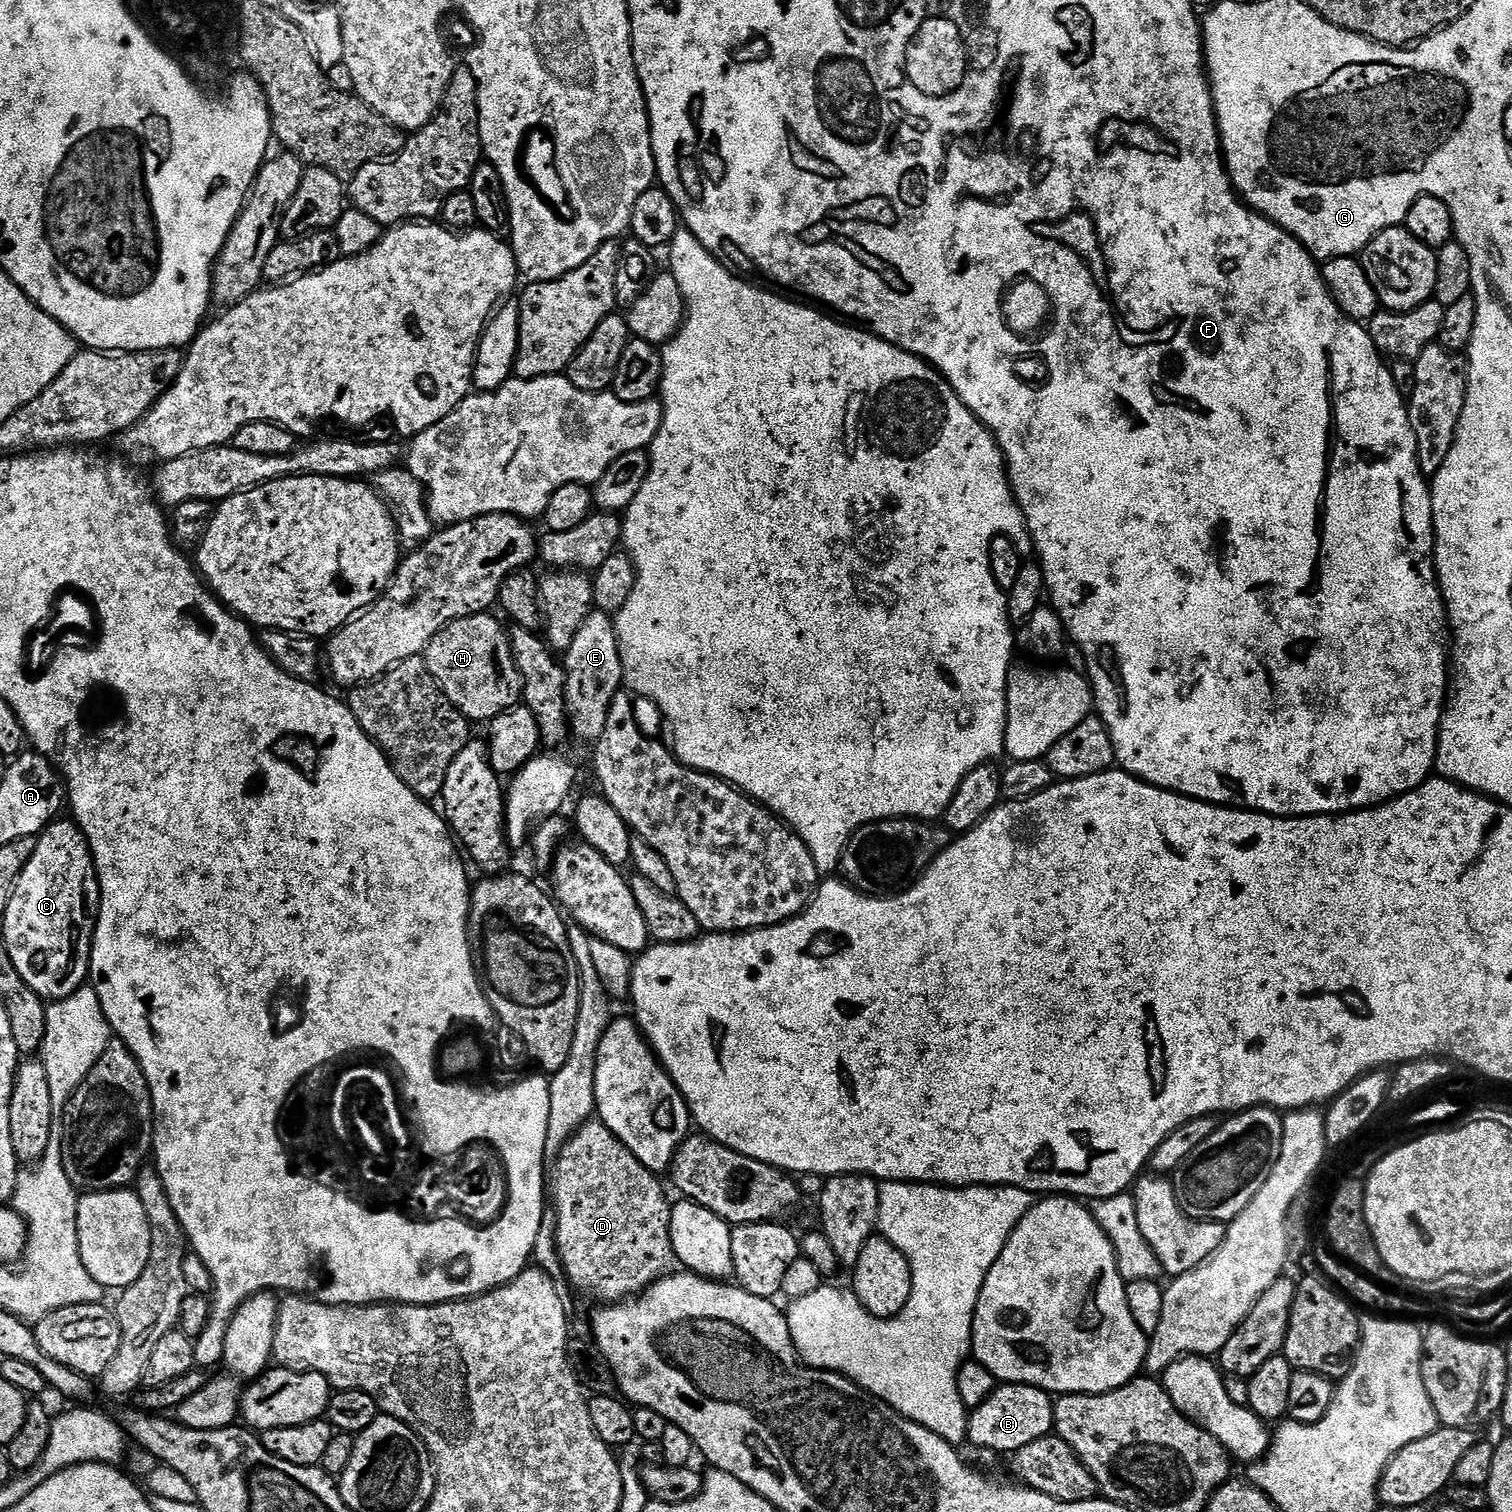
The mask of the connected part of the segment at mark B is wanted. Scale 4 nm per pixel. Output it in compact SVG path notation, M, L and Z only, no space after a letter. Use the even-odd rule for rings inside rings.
M1001 1383L990 1396L970 1412L970 1444L988 1452L1014 1454L1038 1438L1053 1435L1056 1427L1056 1405L1053 1397L1029 1384Z

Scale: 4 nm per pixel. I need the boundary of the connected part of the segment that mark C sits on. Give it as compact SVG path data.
M53 819L52 823L36 837L34 858L30 858L30 862L26 862L26 870L22 870L14 894L10 898L10 906L6 906L6 914L2 918L2 924L4 924L2 939L6 942L6 950L10 950L10 962L14 962L14 970L18 970L18 974L22 974L22 982L26 982L26 986L30 986L30 990L37 992L46 1002L61 1000L74 994L74 990L85 987L86 981L89 979L88 967L92 957L92 934L96 930L96 916L100 913L100 883L96 877L96 863L92 860L88 839L75 822L71 819L64 819Z

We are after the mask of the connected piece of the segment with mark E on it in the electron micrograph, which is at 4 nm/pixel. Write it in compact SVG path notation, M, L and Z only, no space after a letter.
M594 610L582 622L574 642L563 653L564 700L568 704L570 732L580 740L595 742L606 730L610 706L624 684L622 658L618 646L615 619L607 612Z

